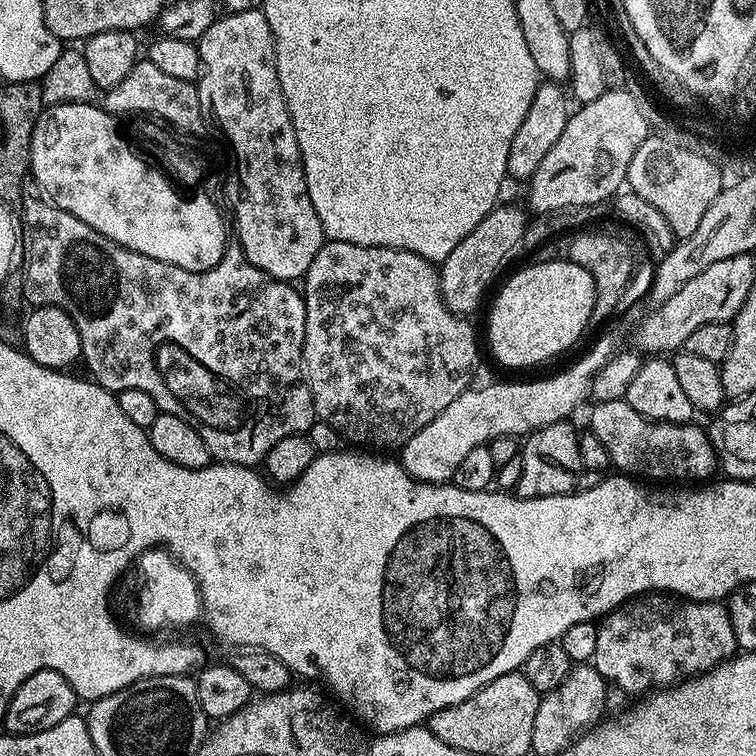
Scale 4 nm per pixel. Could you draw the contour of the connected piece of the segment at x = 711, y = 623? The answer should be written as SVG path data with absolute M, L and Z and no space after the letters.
M654 592L634 596L603 617L598 624L598 643L594 646L591 663L602 678L616 684L624 692L648 694L653 690L675 686L689 676L700 676L723 660L737 655L738 645L731 616L723 603L715 600L685 600L679 596Z

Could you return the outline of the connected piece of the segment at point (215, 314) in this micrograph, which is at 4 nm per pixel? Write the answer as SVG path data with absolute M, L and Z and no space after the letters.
M21 195L18 201L20 207L20 220L18 216L18 224L22 229L22 252L24 248L24 276L22 275L22 287L24 289L24 299L29 305L37 308L44 308L48 304L53 304L56 308L66 310L66 314L70 314L70 318L74 322L74 326L78 326L78 338L80 339L80 355L82 364L89 368L91 379L113 394L122 390L146 390L146 394L150 394L150 398L154 398L154 402L160 407L161 412L166 414L174 414L174 418L182 418L182 422L190 422L190 426L194 426L194 430L198 430L198 434L202 434L202 442L206 442L206 446L210 450L213 461L222 464L247 464L256 466L263 461L268 455L268 451L278 442L282 442L282 438L287 436L299 436L307 433L309 426L316 420L316 411L314 410L314 402L312 401L312 391L308 385L304 375L304 335L306 334L306 306L304 305L304 297L299 291L296 292L291 283L286 280L275 280L270 274L266 274L262 270L258 270L258 266L254 266L246 258L246 254L242 250L239 242L232 242L224 249L224 256L217 262L215 268L206 270L205 272L191 272L190 270L182 270L182 266L174 266L170 262L158 262L158 258L146 258L146 254L138 254L132 252L129 248L123 248L118 242L114 242L110 238L106 238L102 234L98 234L98 230L94 230L90 226L86 226L86 222L82 222L82 218L74 218L74 214L70 214L66 210L62 210L57 204L49 202L43 195L36 196Z

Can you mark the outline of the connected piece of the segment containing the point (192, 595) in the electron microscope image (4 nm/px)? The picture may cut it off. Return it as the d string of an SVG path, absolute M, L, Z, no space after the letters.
M149 548L138 557L138 568L139 564L140 593L136 596L136 620L145 628L145 633L160 632L163 628L188 628L195 620L201 619L200 588L196 579L167 548Z

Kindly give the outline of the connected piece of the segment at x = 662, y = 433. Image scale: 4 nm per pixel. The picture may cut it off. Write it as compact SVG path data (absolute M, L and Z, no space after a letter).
M618 399L606 403L597 401L594 406L589 429L606 446L609 461L619 473L644 480L652 478L656 480L654 482L704 482L717 475L716 451L707 431L703 427L700 429L696 422L658 423L638 414L629 403Z

